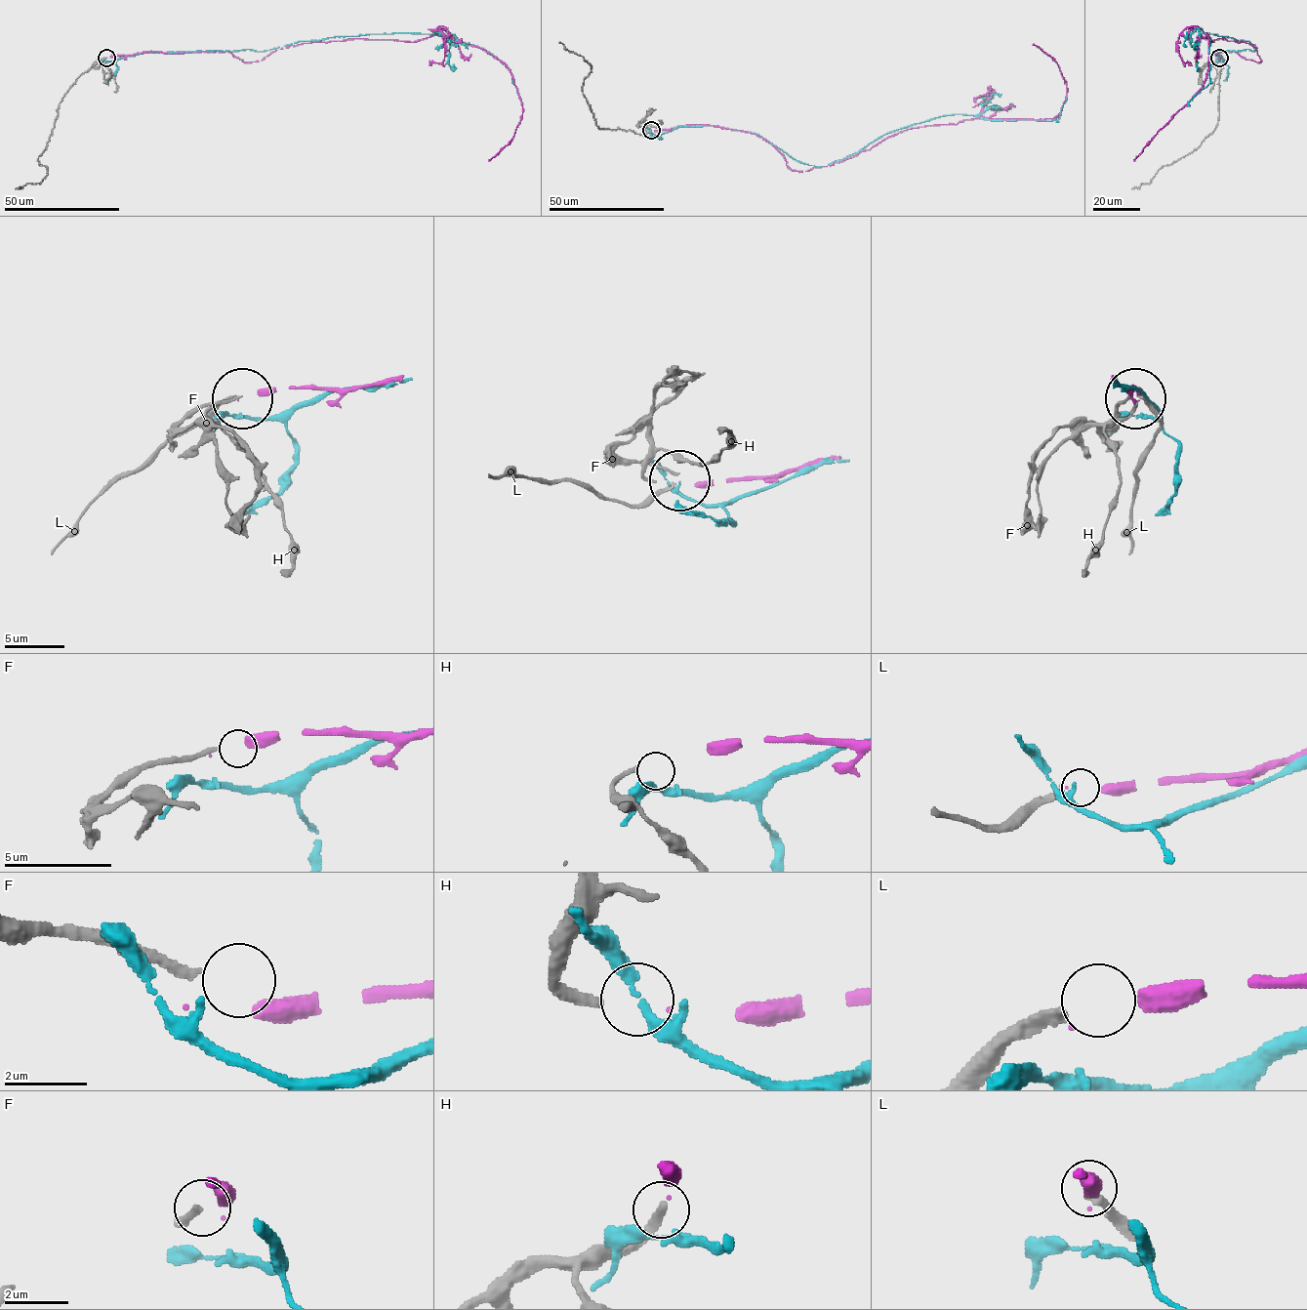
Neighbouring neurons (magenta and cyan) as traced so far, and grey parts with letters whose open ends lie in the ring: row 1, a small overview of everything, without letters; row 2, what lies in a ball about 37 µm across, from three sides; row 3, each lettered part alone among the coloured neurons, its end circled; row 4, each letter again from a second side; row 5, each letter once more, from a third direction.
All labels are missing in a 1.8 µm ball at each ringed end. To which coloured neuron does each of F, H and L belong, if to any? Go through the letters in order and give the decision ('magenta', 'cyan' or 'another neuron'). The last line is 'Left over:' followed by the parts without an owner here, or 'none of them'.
F: another neuron
H: magenta
L: another neuron
Left over: F, L

